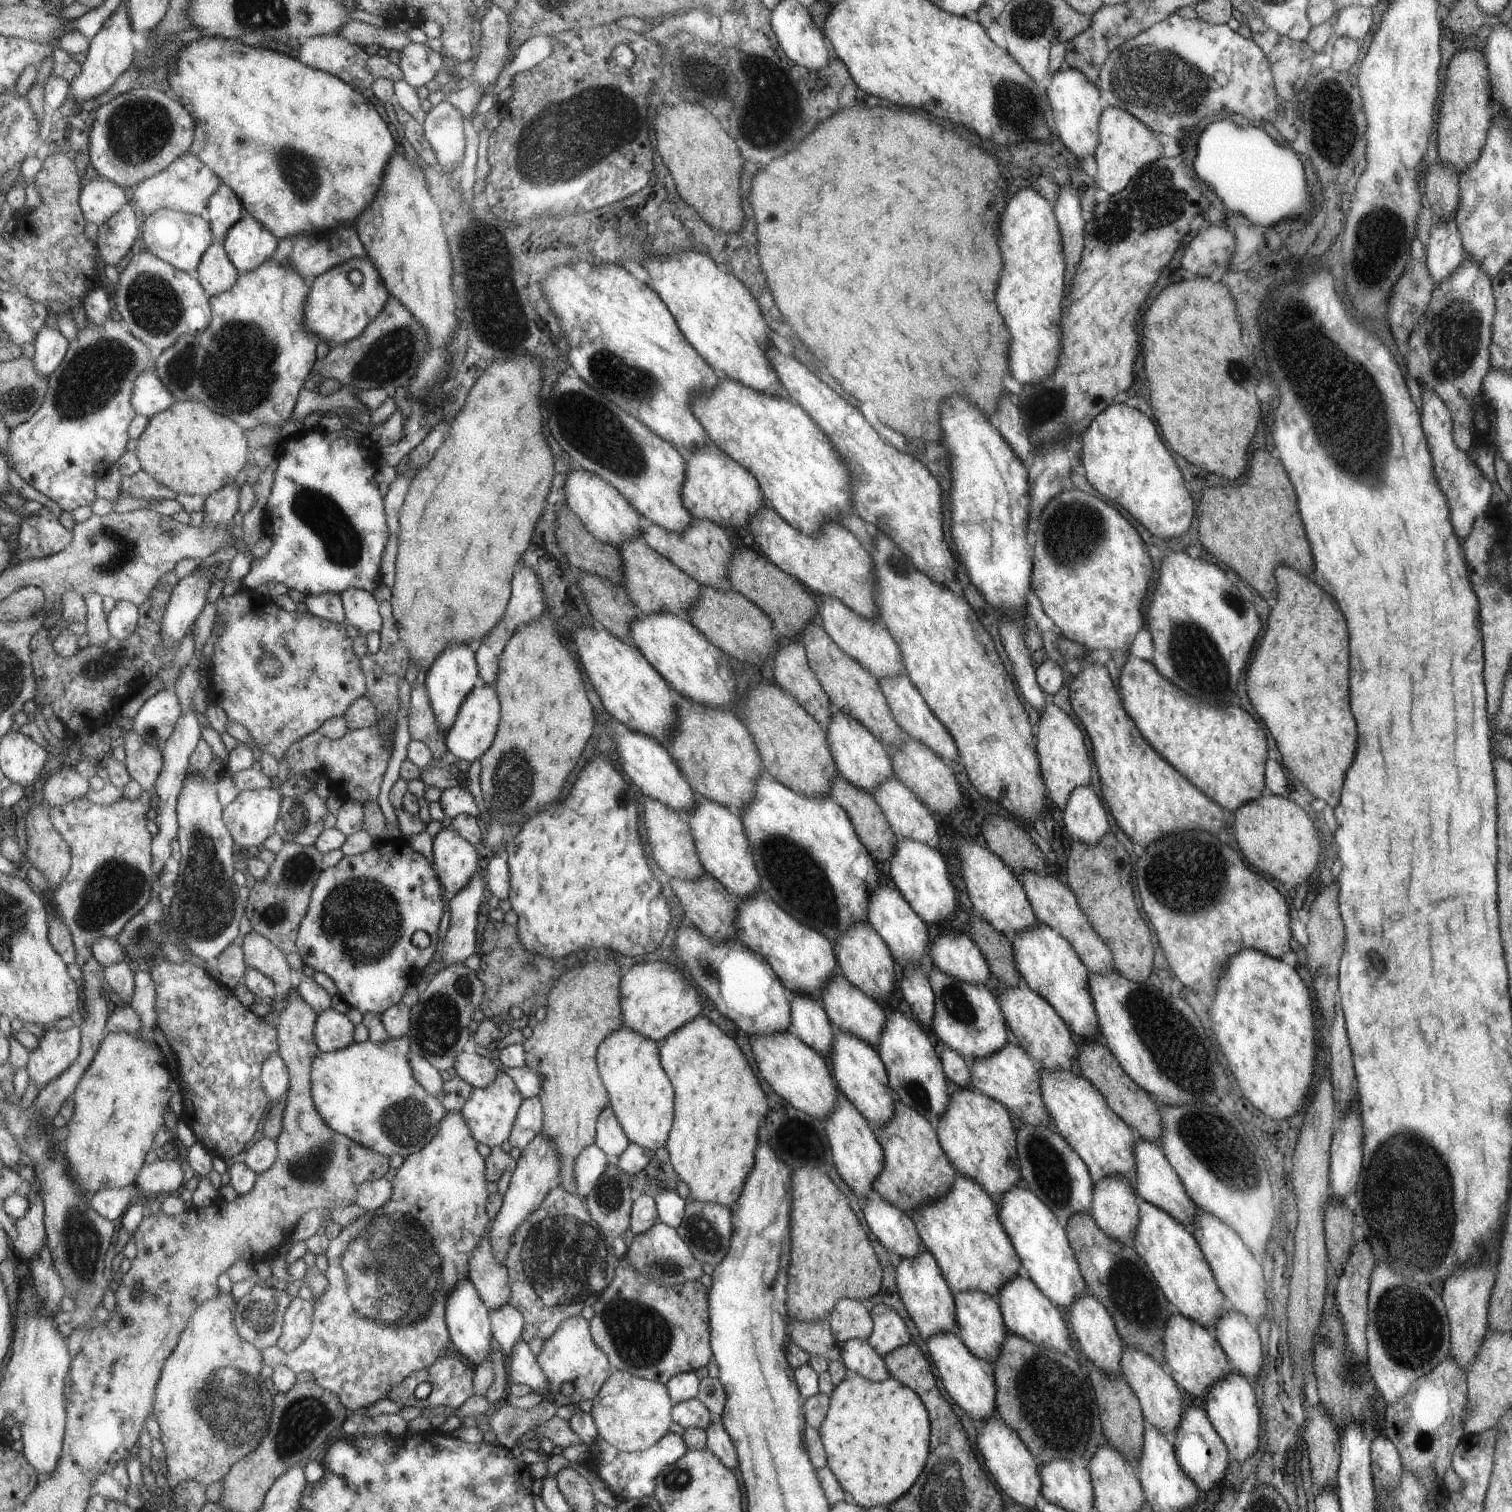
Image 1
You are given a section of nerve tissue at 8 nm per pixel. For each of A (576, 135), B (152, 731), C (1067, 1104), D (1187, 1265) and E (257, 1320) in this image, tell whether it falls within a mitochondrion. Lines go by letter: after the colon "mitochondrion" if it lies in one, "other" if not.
A: mitochondrion
B: mitochondrion
C: other
D: other
E: mitochondrion

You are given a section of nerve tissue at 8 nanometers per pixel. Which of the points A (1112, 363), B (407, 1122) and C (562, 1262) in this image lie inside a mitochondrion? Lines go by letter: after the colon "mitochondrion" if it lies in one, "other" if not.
A: other
B: mitochondrion
C: mitochondrion

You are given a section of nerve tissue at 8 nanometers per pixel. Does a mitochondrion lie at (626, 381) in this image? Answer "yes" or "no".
yes

